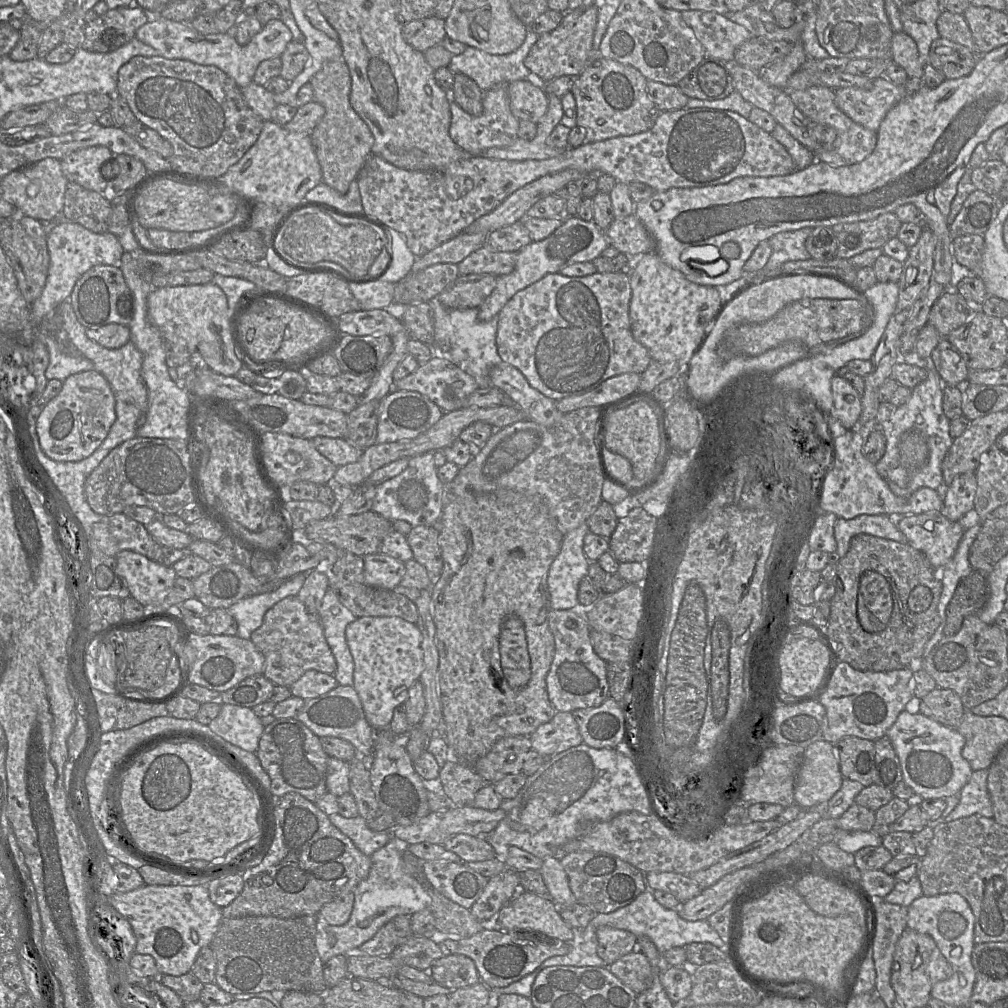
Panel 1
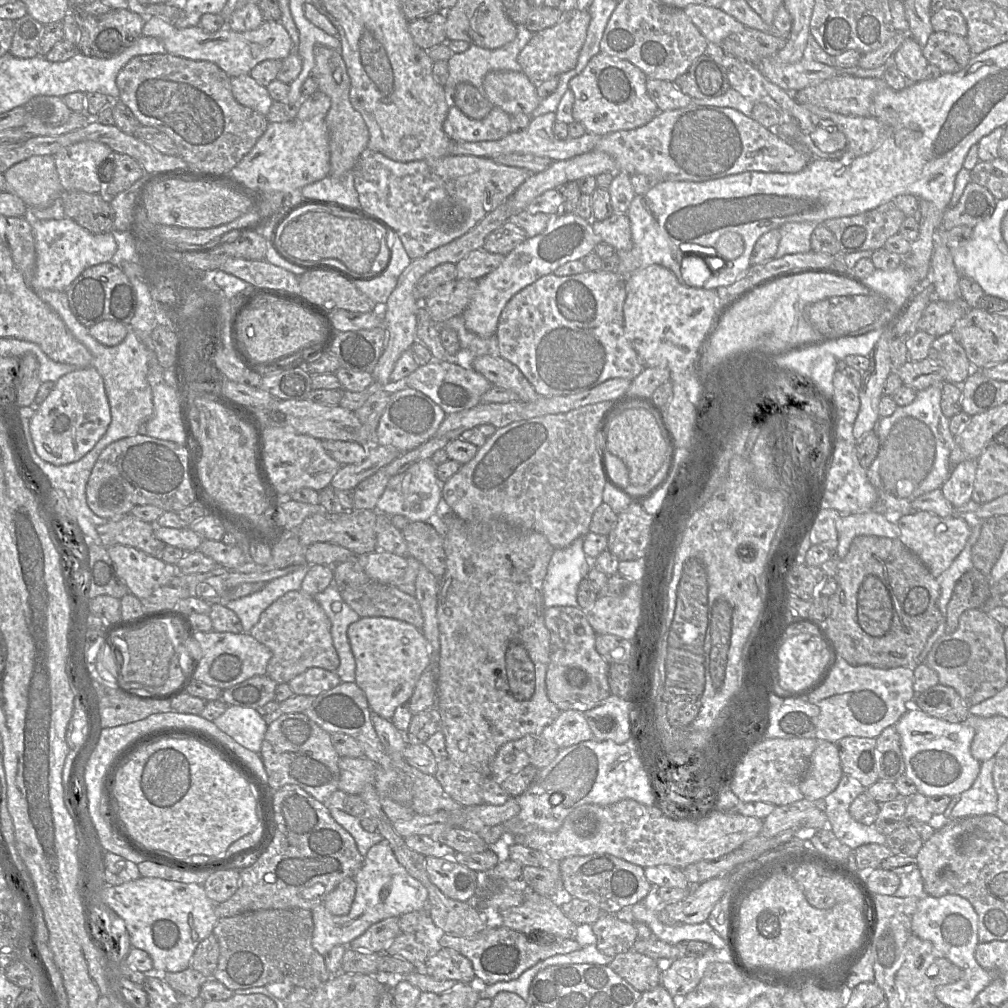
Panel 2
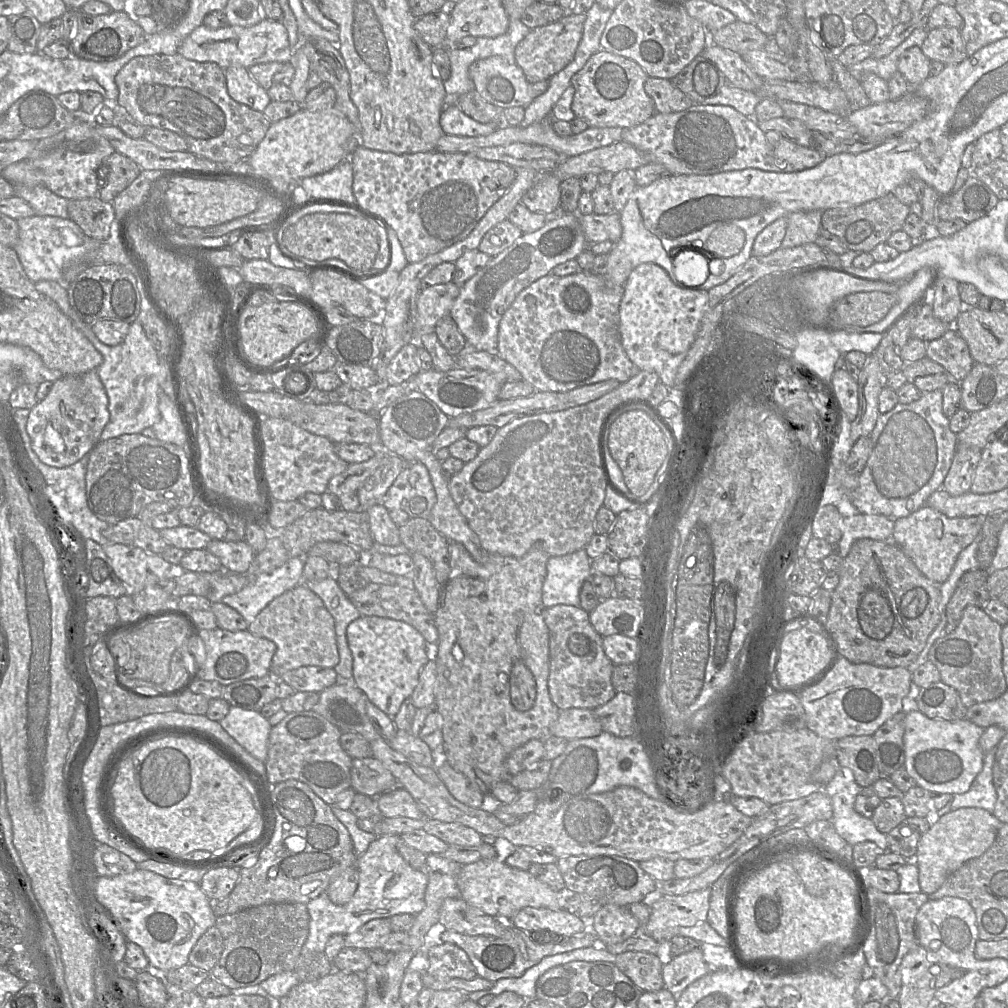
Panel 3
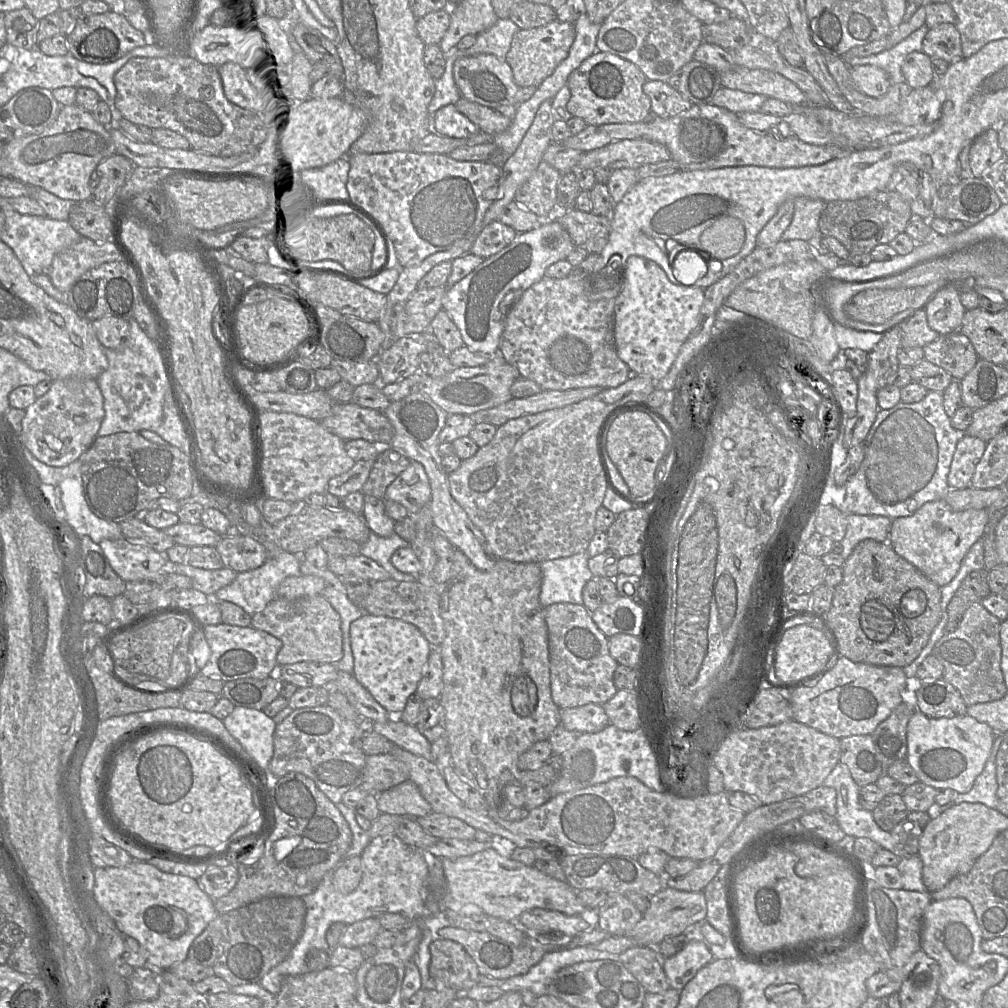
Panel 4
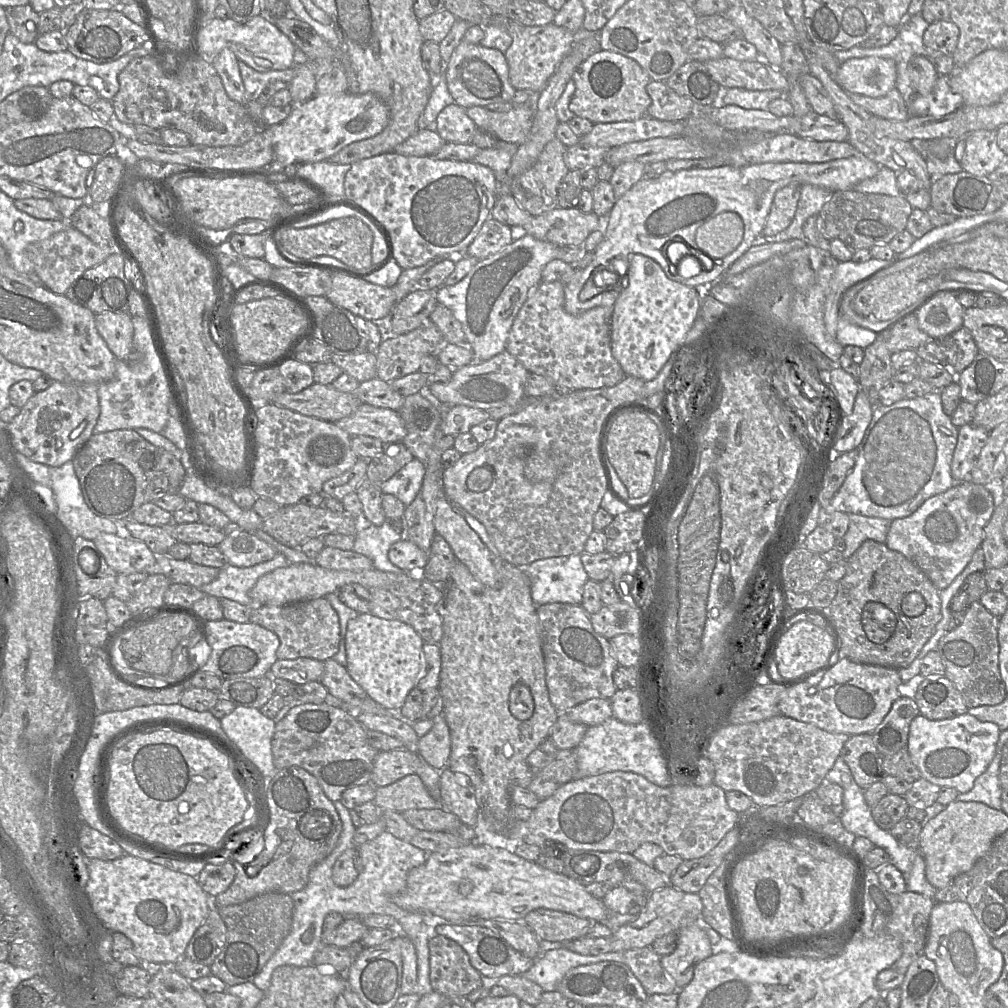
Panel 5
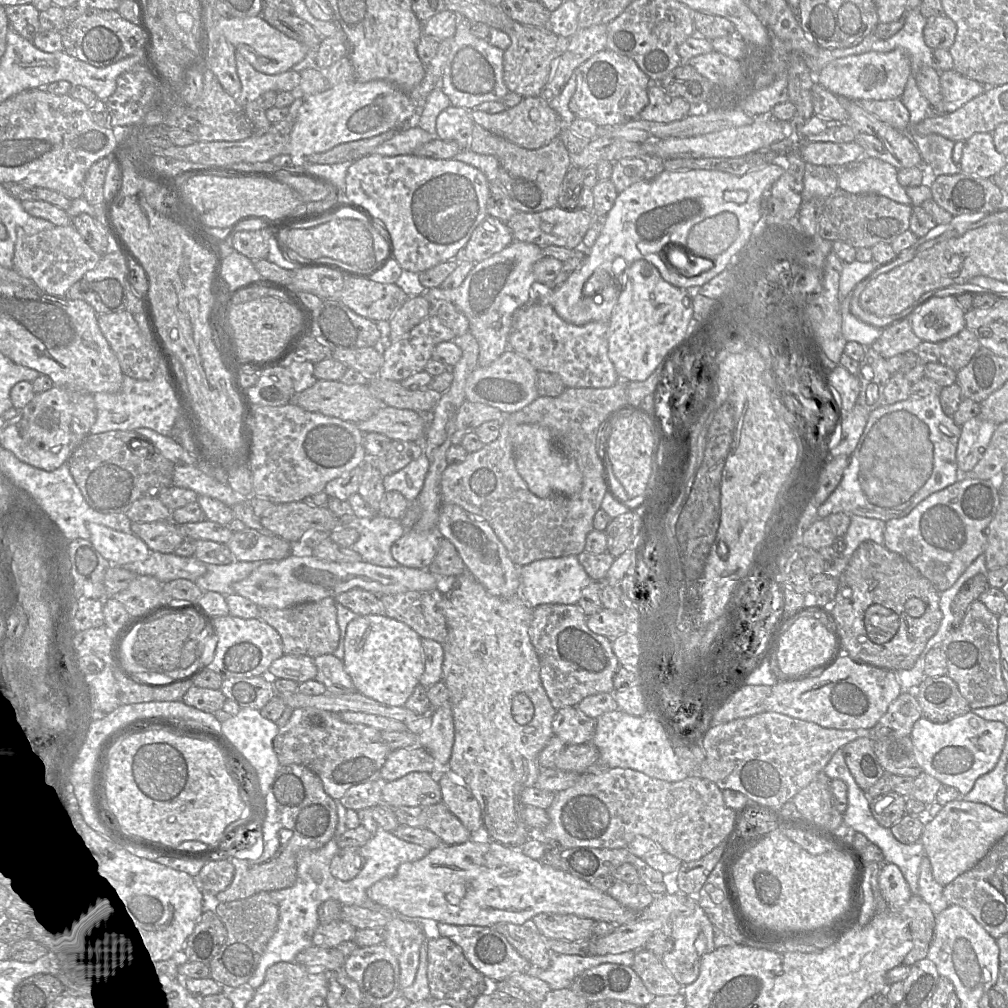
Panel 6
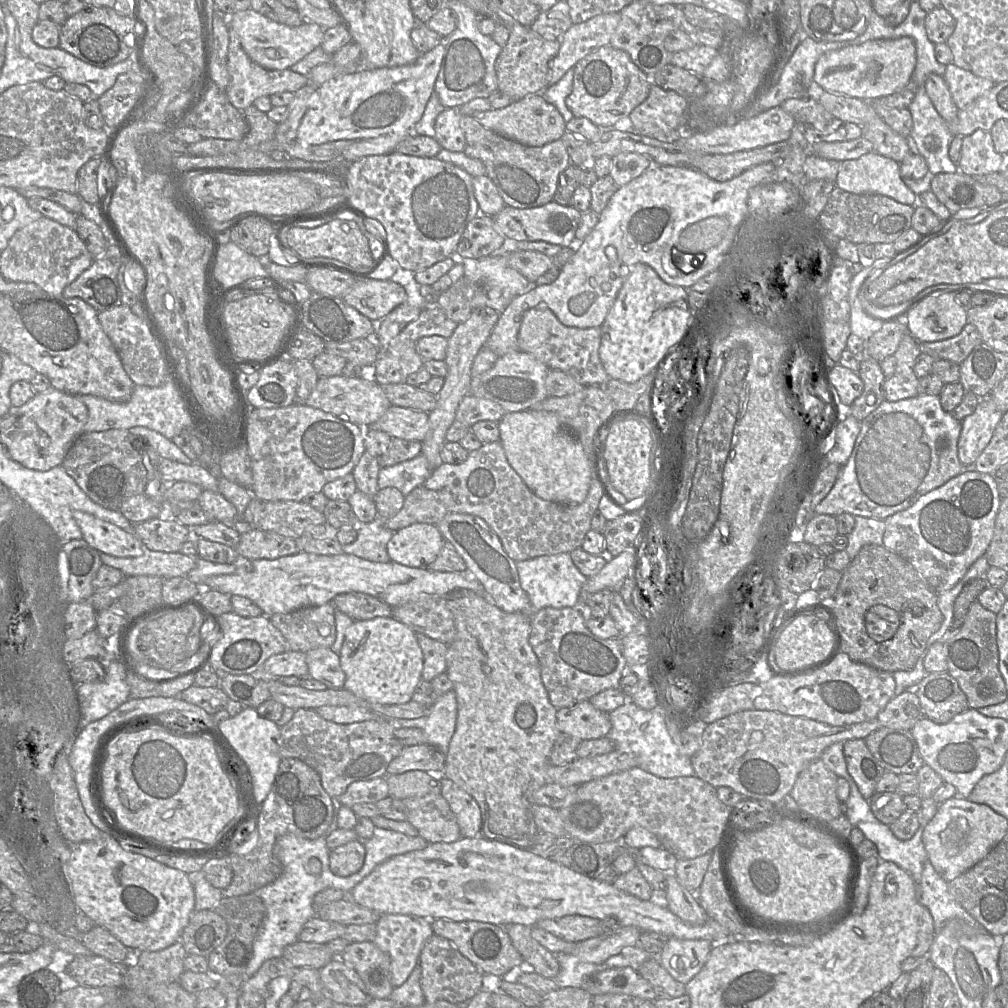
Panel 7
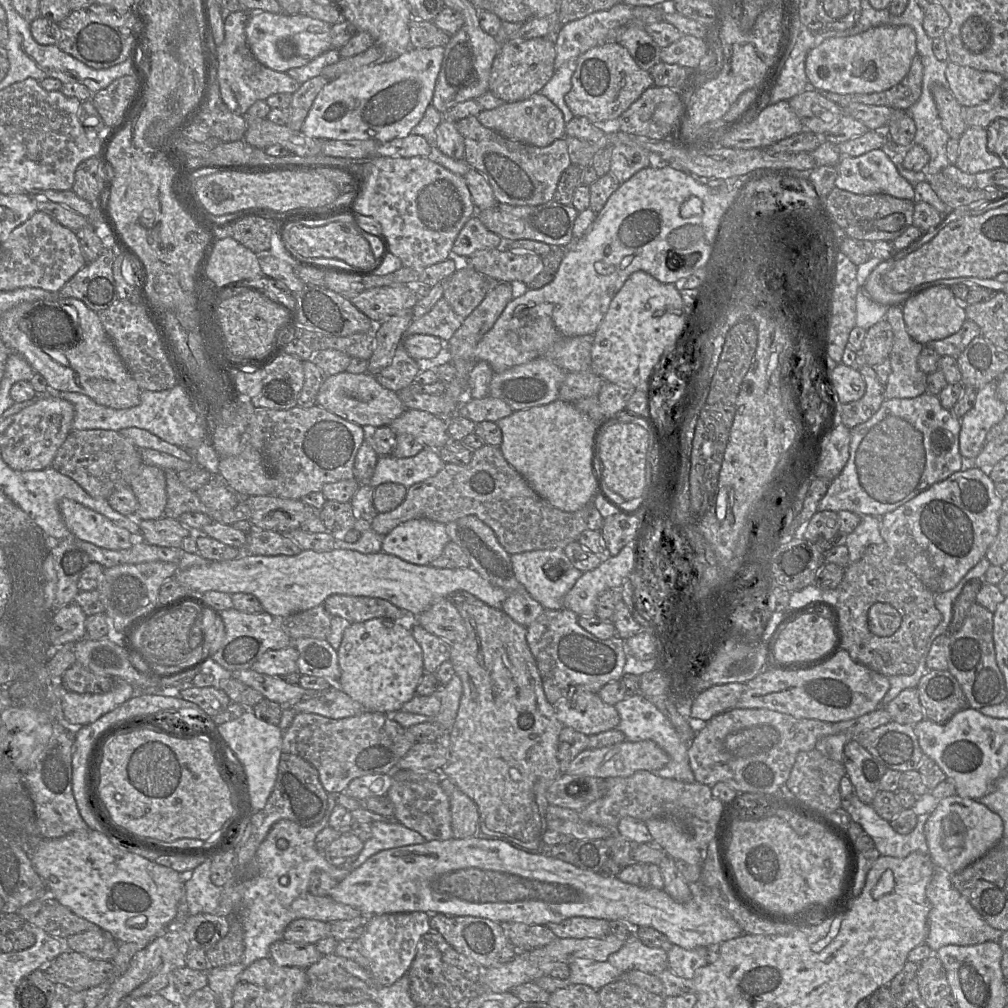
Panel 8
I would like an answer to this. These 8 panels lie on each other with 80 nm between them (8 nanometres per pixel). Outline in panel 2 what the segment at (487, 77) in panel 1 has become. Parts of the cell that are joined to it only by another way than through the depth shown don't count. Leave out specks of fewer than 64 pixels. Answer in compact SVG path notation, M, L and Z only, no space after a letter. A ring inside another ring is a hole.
M516 25L515 39L498 49L485 49L470 45L462 53L454 53L448 60L449 77L444 86L447 90L447 104L459 83L470 83L482 89L485 76L492 71L521 72L518 62L521 50L529 43L533 34L524 25Z

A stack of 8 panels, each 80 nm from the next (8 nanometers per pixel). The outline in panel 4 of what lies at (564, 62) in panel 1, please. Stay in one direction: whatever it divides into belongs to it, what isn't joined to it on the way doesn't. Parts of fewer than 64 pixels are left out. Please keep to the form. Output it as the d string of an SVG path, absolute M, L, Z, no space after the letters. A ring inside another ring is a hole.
M557 19L542 27L520 29L516 32L506 55L506 62L512 69L515 83L520 88L538 87L568 56L575 36L574 23L561 22Z

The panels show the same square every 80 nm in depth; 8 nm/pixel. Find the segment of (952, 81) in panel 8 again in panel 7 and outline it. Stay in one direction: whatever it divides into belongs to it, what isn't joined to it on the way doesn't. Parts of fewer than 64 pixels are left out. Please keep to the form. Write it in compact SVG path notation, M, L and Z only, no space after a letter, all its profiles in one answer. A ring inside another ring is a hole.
M954 63L946 66L943 78L959 110L985 95L996 85L991 80L976 76Z

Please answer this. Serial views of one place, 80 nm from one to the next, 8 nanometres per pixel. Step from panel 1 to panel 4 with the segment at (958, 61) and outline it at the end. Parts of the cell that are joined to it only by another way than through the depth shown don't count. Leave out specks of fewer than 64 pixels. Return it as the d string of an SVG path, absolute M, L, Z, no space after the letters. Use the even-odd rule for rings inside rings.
M942 23L929 29L922 51L931 59L942 59L949 64L963 59L960 33L951 23Z

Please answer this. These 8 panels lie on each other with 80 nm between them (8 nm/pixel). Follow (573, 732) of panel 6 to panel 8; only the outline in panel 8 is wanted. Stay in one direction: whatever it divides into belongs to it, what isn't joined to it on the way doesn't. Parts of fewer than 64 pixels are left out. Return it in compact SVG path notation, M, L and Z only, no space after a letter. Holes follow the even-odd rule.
M576 690L554 704L557 719L563 726L591 736L617 729L620 716L613 705L605 703L597 693Z

